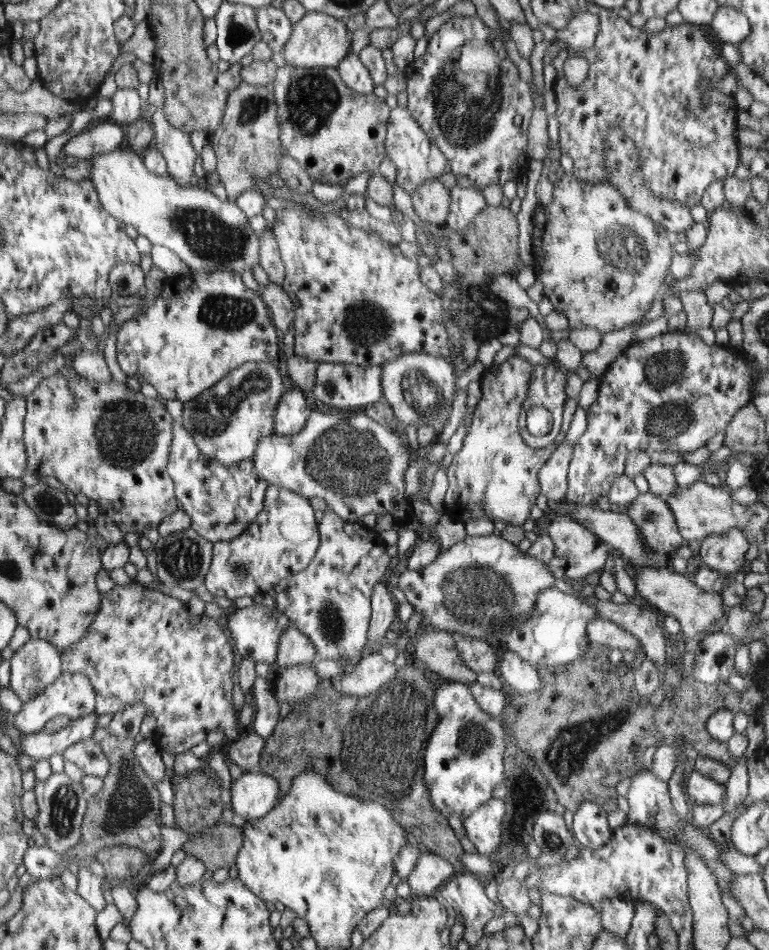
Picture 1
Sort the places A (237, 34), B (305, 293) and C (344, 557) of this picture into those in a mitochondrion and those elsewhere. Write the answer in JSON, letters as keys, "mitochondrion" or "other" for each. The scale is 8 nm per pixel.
{"A":"mitochondrion","B":"other","C":"other"}

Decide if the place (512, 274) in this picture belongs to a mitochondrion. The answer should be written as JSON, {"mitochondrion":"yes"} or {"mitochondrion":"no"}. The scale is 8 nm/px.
{"mitochondrion":"no"}

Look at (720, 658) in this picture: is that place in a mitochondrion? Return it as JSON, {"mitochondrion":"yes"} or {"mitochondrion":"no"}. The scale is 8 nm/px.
{"mitochondrion":"yes"}

